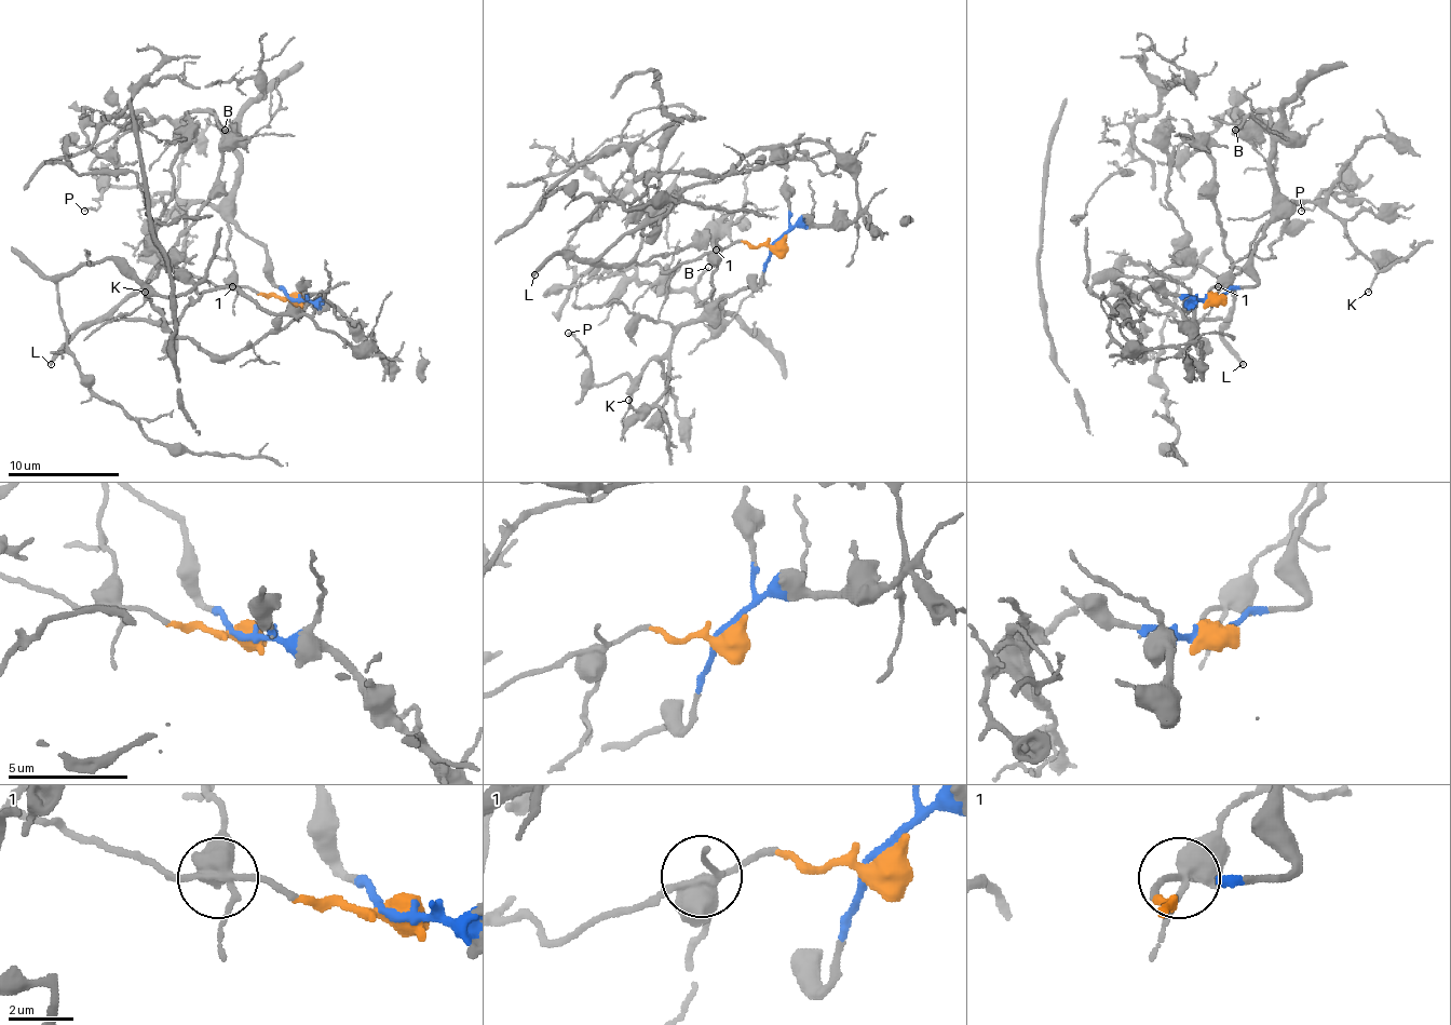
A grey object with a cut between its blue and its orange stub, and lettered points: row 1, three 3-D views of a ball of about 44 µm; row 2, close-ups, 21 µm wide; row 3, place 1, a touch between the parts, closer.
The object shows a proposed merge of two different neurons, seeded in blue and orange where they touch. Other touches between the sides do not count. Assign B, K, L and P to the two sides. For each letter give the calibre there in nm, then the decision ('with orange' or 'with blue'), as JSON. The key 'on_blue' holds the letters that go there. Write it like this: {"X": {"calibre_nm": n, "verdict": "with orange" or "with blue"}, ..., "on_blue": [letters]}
{"B": {"calibre_nm": 150, "verdict": "with blue"}, "K": {"calibre_nm": 120, "verdict": "with blue"}, "L": {"calibre_nm": 260, "verdict": "with orange"}, "P": {"calibre_nm": 170, "verdict": "with blue"}, "on_blue": ["B", "K", "P"]}

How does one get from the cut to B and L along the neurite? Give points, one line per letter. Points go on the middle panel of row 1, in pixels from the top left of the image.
B: (775, 242), (759, 286), (750, 283), (726, 295), (717, 306), (722, 302), (703, 302), (695, 295), (708, 267)
L: (775, 244), (748, 247), (734, 242), (664, 272), (655, 264), (628, 261), (590, 264), (556, 256), (533, 275)

